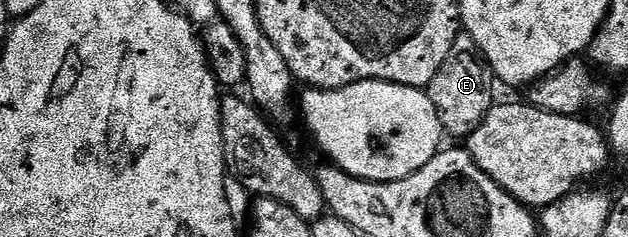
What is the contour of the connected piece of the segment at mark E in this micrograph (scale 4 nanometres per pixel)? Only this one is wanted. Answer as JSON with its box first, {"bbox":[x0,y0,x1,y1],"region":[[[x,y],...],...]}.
{"bbox":[425,52,496,139],"region":[[[451,52],[450,57],[436,71],[436,79],[425,88],[425,92],[432,99],[432,107],[436,107],[436,115],[440,119],[445,136],[462,137],[468,139],[484,123],[488,111],[496,103],[494,85],[496,78],[490,66],[477,52]]]}

